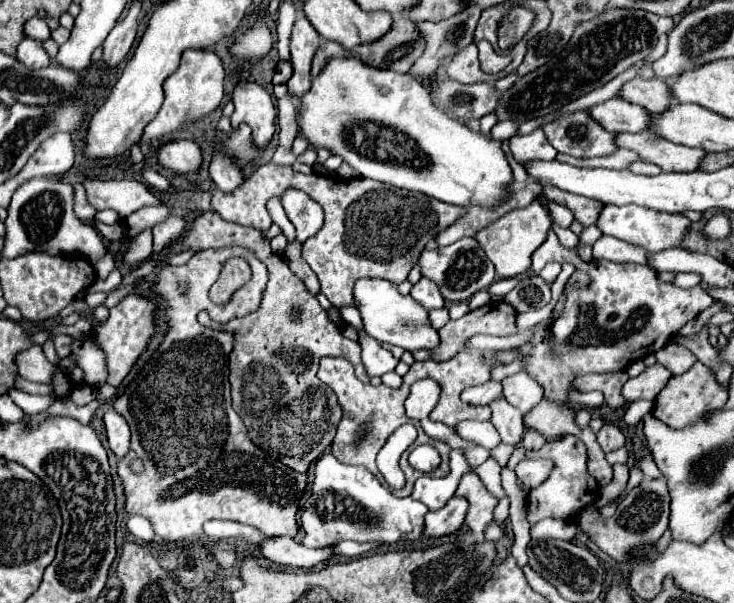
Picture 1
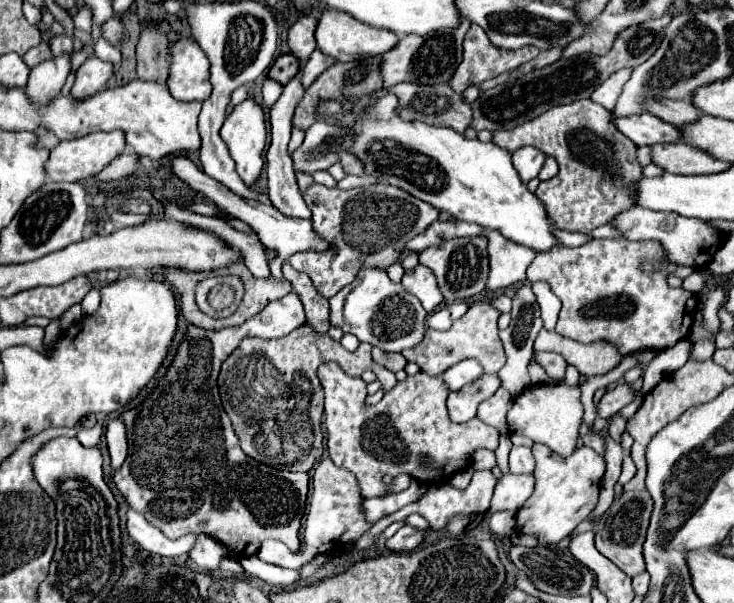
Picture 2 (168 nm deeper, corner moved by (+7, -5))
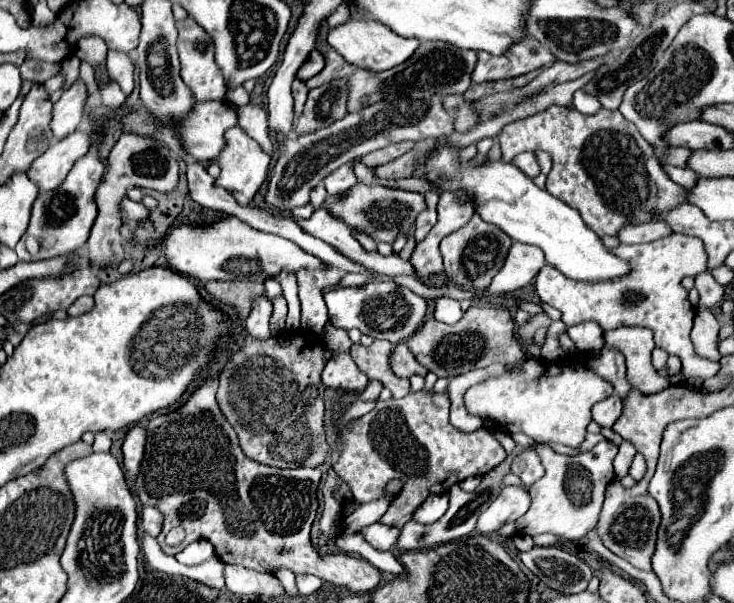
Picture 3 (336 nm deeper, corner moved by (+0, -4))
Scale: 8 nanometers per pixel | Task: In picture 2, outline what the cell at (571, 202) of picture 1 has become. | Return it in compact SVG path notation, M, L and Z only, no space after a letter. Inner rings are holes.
M577 100L555 106L519 128L493 134L493 142L509 152L529 144L559 162L559 174L541 181L535 196L539 196L547 216L551 216L561 230L589 234L593 228L607 224L613 216L633 206L631 186L641 178L641 166L635 160L637 146L625 138L609 118L611 112L593 100Z

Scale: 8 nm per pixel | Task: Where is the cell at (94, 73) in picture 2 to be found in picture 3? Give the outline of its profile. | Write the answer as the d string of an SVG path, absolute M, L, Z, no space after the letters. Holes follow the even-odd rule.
M78 79L62 97L54 103L54 113L50 119L50 129L56 139L70 135L82 119L82 109L86 101L86 85Z

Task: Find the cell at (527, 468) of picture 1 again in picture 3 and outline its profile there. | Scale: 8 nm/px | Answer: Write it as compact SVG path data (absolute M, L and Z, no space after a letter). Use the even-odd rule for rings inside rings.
M504 487L496 501L480 515L476 523L476 533L490 535L504 527L506 523L514 523L522 517L530 507L530 495L522 487Z

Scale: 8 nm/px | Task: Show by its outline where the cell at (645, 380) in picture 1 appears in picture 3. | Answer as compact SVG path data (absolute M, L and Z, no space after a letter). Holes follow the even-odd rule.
M612 393L608 399L592 407L592 419L600 427L612 427L620 415L622 415L622 399L618 397L618 393Z

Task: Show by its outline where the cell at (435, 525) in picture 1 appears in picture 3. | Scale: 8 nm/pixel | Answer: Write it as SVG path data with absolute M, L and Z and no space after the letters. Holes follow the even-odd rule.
M372 523L364 529L360 529L360 535L364 537L364 541L368 541L372 547L376 549L394 549L396 541L400 537L400 531L396 527L390 525L382 525L382 523Z

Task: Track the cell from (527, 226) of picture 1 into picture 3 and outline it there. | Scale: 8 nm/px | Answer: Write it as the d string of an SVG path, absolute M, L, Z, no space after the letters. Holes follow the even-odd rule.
M514 243L506 257L504 267L492 279L488 291L490 293L512 293L516 289L522 289L538 275L538 271L544 265L546 265L546 259L544 259L542 249Z

